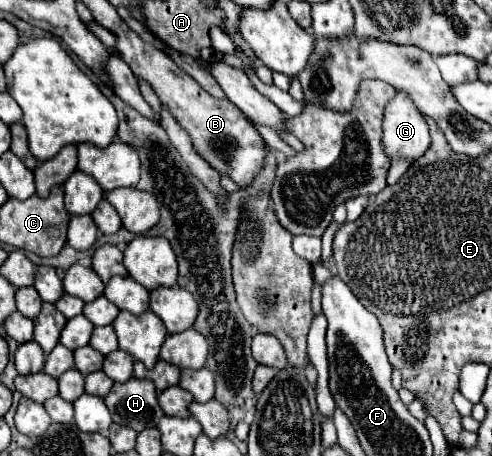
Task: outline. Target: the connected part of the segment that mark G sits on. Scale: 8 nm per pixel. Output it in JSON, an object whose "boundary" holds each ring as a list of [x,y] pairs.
{"boundary":[[[396,91],[384,109],[382,145],[390,159],[408,157],[412,161],[430,147],[426,117],[402,91]]]}

